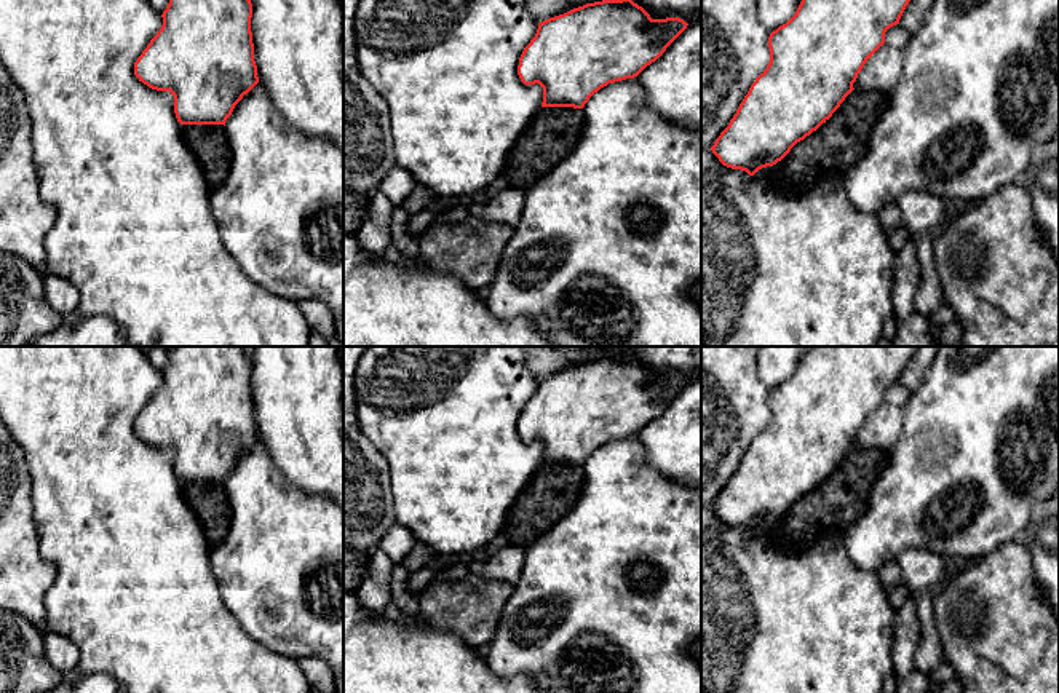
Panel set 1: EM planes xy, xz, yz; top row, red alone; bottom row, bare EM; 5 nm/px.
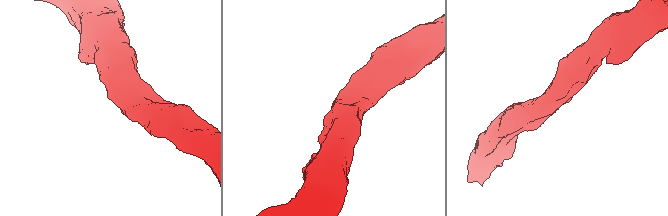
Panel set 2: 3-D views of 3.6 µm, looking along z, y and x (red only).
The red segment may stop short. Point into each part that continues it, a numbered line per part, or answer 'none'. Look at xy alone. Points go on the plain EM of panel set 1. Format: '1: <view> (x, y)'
1: xy (208, 500)

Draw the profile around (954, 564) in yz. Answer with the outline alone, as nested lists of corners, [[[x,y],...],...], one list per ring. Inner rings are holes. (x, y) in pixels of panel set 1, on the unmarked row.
[[[950,557],[950,559],[946,559],[946,564],[944,564],[944,572],[938,581],[938,584],[934,586],[933,589],[933,594],[934,592],[939,592],[944,584],[947,583],[947,580],[955,573],[958,572],[960,568],[966,567],[968,564],[971,564],[973,560],[968,560],[965,557]]]

